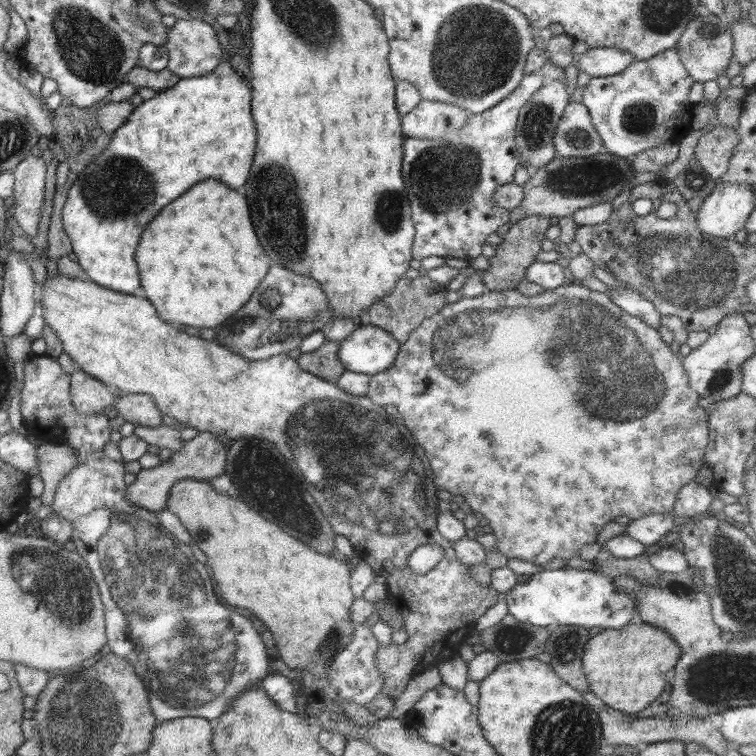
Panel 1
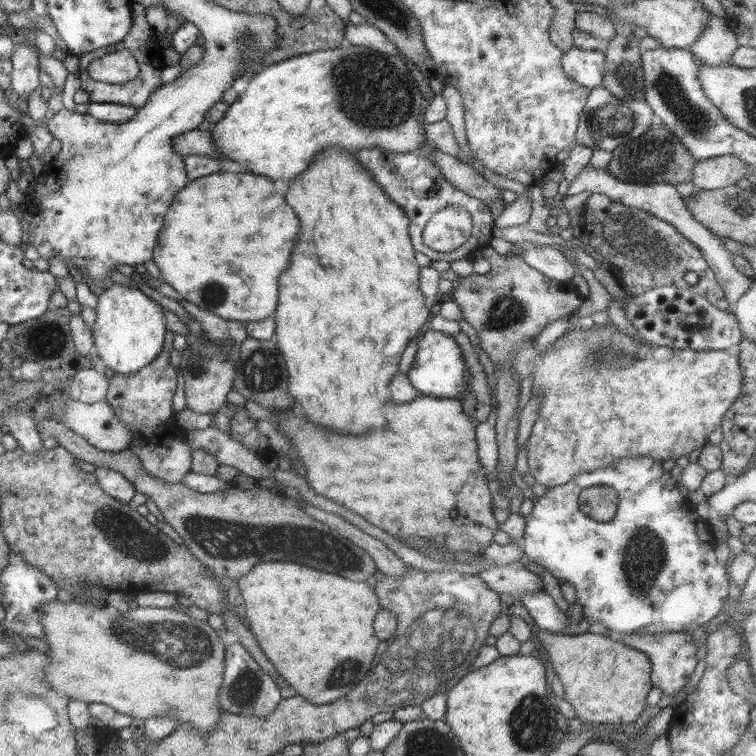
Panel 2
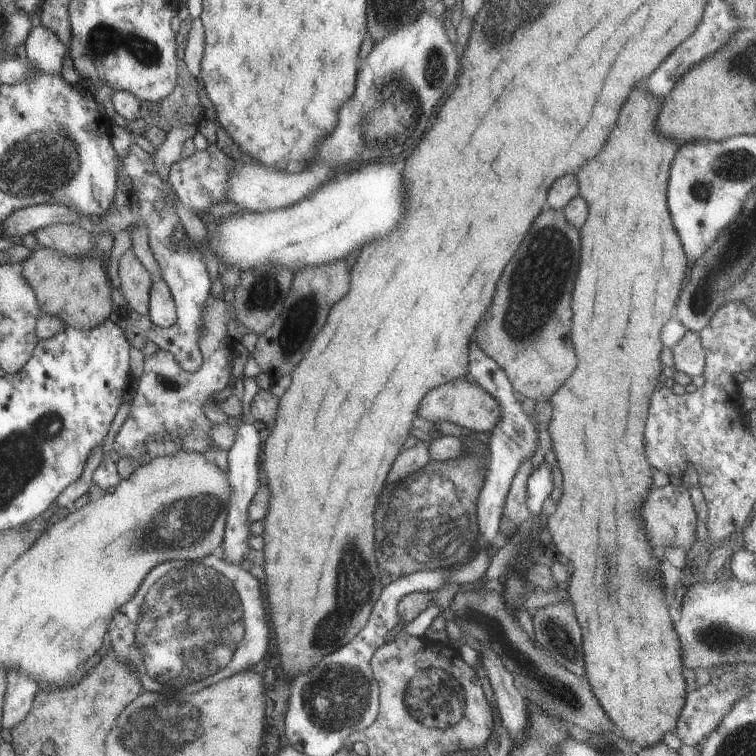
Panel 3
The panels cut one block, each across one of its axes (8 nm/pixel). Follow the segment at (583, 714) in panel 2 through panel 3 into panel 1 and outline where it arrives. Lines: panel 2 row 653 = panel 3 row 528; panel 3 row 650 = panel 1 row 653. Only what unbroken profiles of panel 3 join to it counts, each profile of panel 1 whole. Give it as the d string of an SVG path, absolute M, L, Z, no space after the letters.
M635 620L621 628L602 630L589 638L582 654L582 671L589 685L589 690L603 700L604 706L620 713L639 712L663 692L665 674L678 663L680 646L662 628Z

